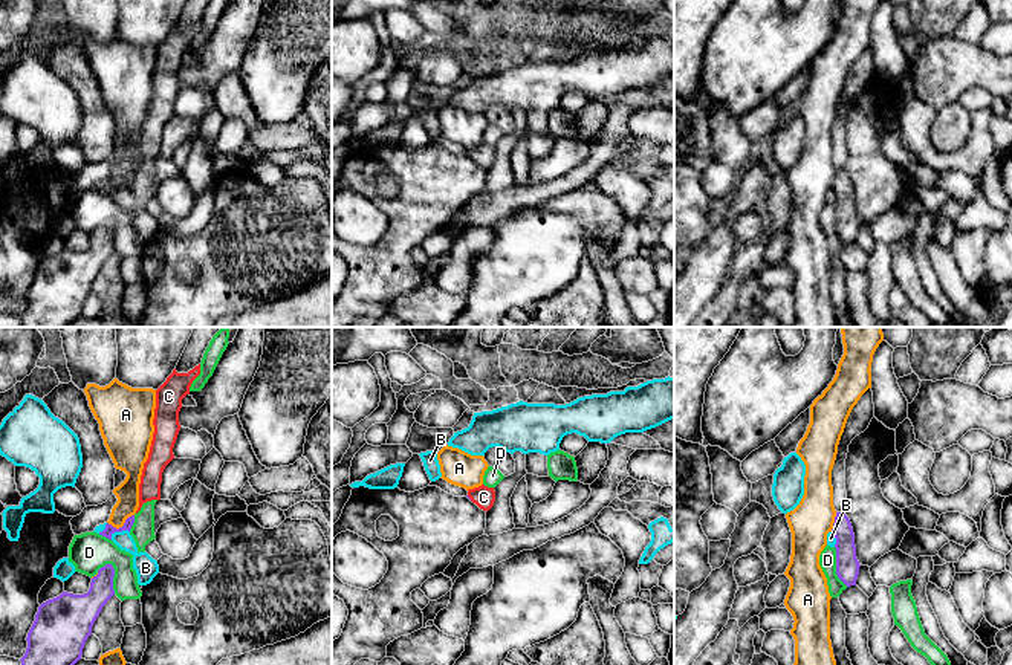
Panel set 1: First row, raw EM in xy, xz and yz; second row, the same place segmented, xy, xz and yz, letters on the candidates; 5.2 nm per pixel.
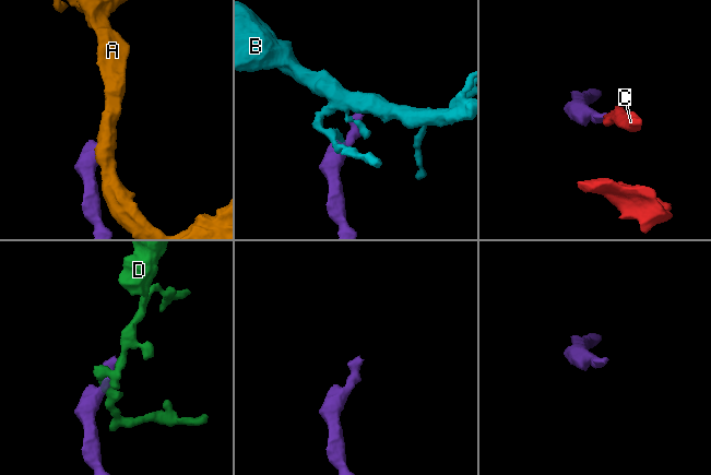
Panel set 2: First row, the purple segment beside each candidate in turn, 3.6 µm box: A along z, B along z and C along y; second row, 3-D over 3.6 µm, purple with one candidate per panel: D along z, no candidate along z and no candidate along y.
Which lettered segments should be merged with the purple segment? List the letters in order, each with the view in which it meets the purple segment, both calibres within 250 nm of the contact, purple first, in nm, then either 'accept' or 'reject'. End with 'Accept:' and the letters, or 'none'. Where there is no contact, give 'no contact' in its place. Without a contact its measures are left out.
A: contact in xy; calibres 50 and 120 nm; reject
B: contact in xy; calibres 50 and 120 nm; reject
C: contact in xz; calibres 20 and 110 nm; accept
D: contact in xy; calibres 180 and 200 nm; reject
Accept: C

